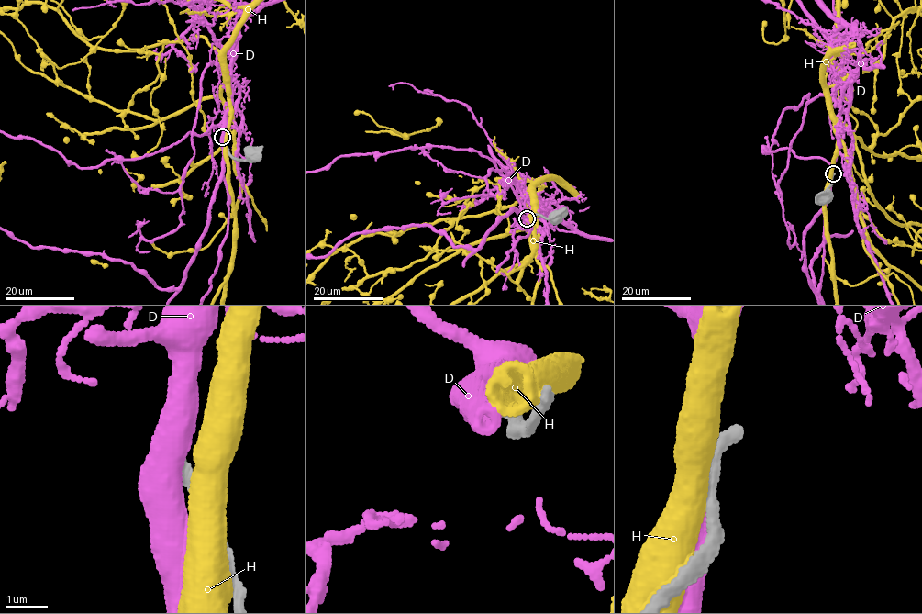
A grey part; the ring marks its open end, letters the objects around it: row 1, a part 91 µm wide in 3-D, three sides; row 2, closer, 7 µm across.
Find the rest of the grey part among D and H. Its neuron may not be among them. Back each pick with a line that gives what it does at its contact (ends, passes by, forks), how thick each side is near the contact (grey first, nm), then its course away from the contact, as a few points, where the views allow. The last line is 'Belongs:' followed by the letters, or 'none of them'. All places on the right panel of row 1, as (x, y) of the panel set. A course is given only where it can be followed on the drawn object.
Belongs: none of them

